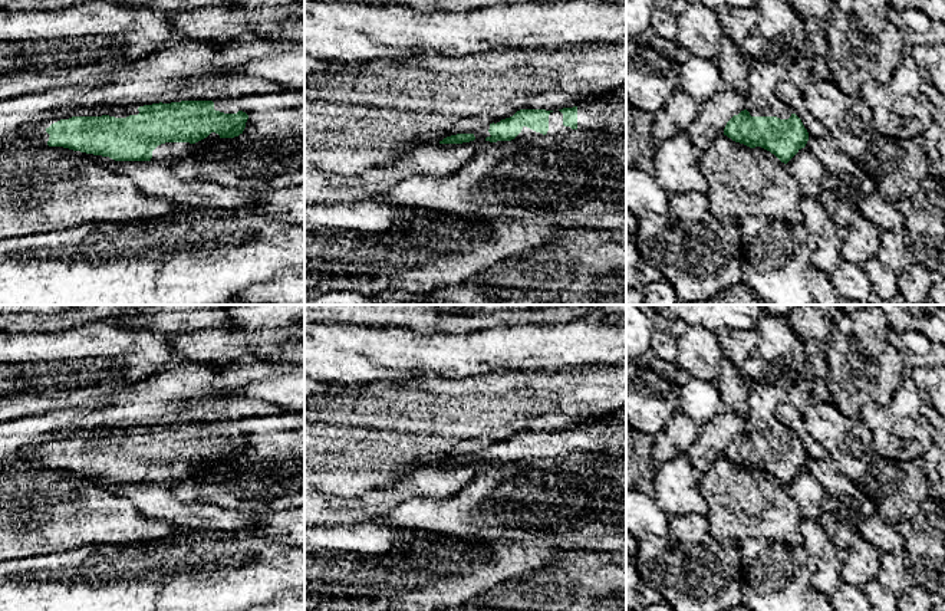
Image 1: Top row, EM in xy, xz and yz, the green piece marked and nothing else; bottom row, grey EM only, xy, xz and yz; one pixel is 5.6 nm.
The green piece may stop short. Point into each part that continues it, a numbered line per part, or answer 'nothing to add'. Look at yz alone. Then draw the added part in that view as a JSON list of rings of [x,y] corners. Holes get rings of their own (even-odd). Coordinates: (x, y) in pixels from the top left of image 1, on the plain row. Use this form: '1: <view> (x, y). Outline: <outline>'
1: yz (761, 421). Outline: [[[748,382],[748,415],[745,418],[745,431],[751,438],[777,438],[788,441],[793,433],[777,417],[777,408],[787,400],[787,391]]]

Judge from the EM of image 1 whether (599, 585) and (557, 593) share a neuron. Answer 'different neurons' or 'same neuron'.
same neuron

